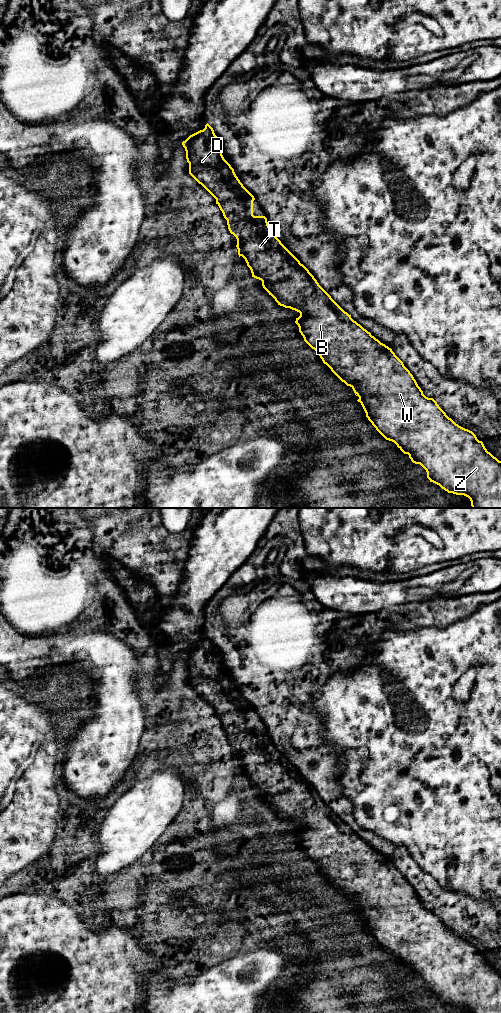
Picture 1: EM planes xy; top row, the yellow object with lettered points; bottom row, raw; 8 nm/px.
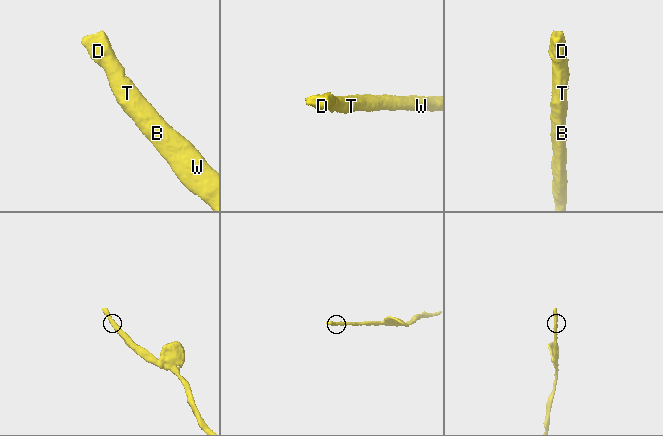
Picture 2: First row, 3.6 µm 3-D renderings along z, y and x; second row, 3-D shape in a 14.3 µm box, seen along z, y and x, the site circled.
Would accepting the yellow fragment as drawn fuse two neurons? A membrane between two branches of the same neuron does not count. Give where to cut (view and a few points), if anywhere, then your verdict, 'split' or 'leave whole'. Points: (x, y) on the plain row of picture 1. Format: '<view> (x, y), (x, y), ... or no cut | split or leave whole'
no cut | leave whole

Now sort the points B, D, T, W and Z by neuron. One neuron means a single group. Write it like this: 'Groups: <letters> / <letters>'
Groups: B D T W Z

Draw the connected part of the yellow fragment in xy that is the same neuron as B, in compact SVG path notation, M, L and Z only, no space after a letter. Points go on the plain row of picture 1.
M207 635L203 642L190 647L182 654L189 675L189 686L215 711L227 732L228 741L237 751L239 769L242 768L250 780L252 789L262 793L263 800L278 817L300 825L295 835L304 853L314 861L331 883L347 898L350 898L361 915L368 932L389 953L394 954L411 973L420 976L427 984L430 994L439 997L448 1005L464 1007L470 1013L501 1013L501 973L487 963L476 947L456 936L439 919L433 910L428 910L418 898L410 883L391 860L381 855L360 836L354 833L331 808L319 797L309 782L281 755L271 743L265 728L253 727L254 708L243 698L234 681L224 671L217 648Z

